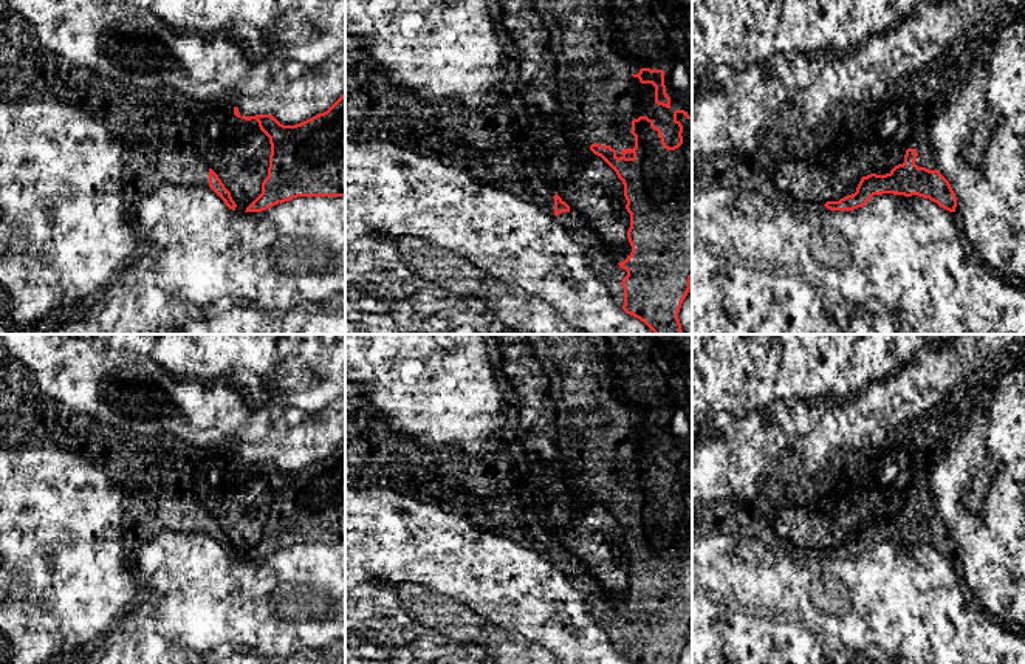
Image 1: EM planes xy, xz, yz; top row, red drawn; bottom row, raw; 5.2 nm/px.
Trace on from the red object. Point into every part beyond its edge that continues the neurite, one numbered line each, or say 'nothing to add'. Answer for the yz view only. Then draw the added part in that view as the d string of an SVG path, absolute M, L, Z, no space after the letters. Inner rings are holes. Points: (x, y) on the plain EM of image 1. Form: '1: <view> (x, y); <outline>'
nothing to add

